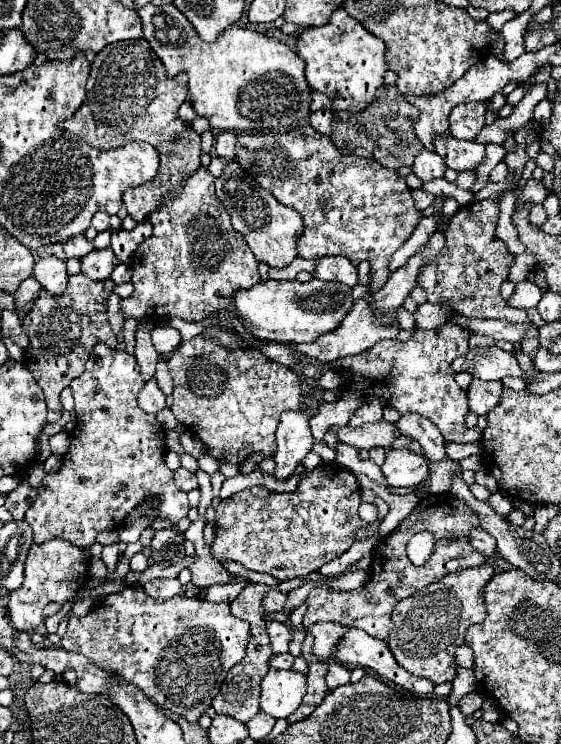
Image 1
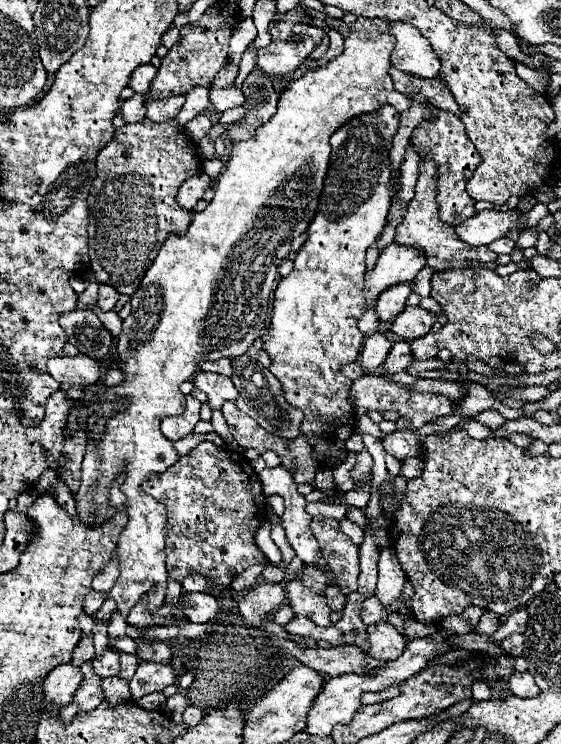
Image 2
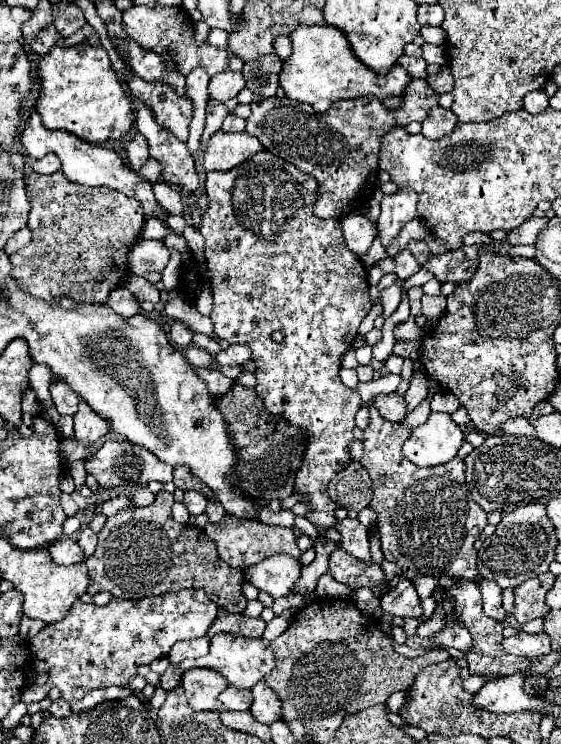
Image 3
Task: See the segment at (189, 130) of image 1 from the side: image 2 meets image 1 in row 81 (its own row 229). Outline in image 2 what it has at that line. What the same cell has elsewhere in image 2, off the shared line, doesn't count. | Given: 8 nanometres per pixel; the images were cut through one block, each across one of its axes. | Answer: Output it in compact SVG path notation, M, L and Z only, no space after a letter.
M144 118L134 126L124 124L122 128L116 128L114 140L108 146L104 146L96 158L96 170L98 172L88 196L90 266L100 284L110 284L120 294L132 296L132 292L138 288L138 282L142 280L142 274L150 268L150 262L156 258L166 236L170 232L186 234L190 214L178 208L174 198L178 186L182 186L184 180L202 174L202 160L196 152L194 140L176 124L176 120L156 124Z

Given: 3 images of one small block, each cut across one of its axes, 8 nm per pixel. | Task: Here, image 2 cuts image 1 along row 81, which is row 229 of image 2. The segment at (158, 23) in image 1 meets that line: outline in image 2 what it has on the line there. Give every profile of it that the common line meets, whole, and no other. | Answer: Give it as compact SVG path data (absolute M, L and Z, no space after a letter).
M358 16L348 28L348 36L344 38L344 52L324 66L318 66L294 80L282 94L278 102L278 112L264 126L260 126L254 138L246 142L236 142L230 148L230 160L226 162L224 172L214 184L214 198L206 210L196 212L192 216L190 228L184 236L170 234L154 264L144 274L138 290L132 294L132 312L122 324L122 334L118 340L118 360L120 370L126 380L120 386L112 386L106 390L106 398L130 398L130 406L124 412L114 414L104 434L100 434L94 442L88 442L84 462L82 462L82 484L76 492L76 510L88 526L96 526L106 518L112 518L114 508L106 506L106 490L110 482L124 470L126 480L122 484L122 492L126 494L126 512L128 524L120 532L120 548L118 562L120 574L108 592L112 600L116 600L118 610L126 616L130 606L138 602L144 594L148 594L150 610L158 608L166 596L166 564L164 564L164 526L166 526L166 508L148 496L142 490L142 482L150 478L150 474L166 472L176 460L178 454L170 440L162 438L160 420L166 416L178 416L184 412L186 396L180 392L180 384L190 380L198 362L214 360L214 358L234 358L252 346L252 342L268 330L270 324L270 298L274 292L276 272L282 260L290 254L290 242L304 234L310 220L316 214L316 202L320 198L324 176L330 160L330 136L346 124L352 116L374 112L384 104L392 104L398 112L408 110L410 98L394 90L392 78L388 70L392 68L390 54L396 46L396 38L390 34L390 20L384 18L364 18Z

